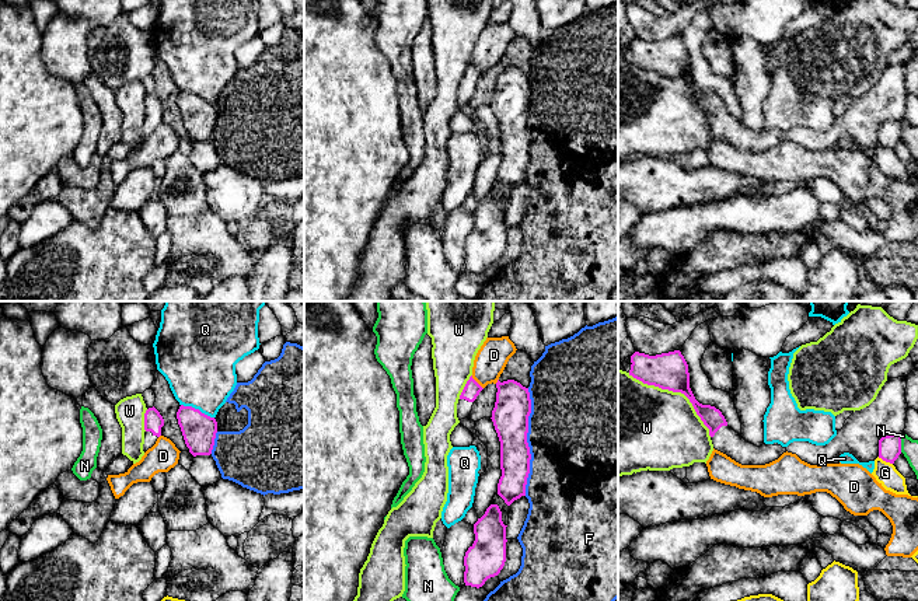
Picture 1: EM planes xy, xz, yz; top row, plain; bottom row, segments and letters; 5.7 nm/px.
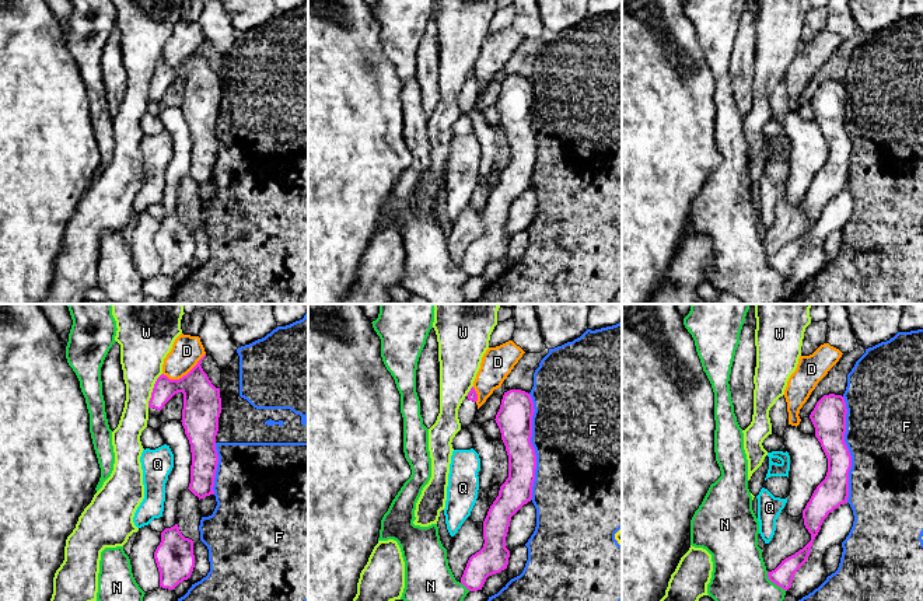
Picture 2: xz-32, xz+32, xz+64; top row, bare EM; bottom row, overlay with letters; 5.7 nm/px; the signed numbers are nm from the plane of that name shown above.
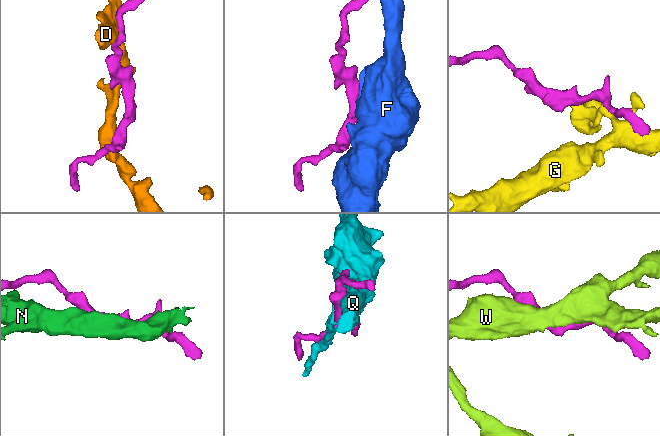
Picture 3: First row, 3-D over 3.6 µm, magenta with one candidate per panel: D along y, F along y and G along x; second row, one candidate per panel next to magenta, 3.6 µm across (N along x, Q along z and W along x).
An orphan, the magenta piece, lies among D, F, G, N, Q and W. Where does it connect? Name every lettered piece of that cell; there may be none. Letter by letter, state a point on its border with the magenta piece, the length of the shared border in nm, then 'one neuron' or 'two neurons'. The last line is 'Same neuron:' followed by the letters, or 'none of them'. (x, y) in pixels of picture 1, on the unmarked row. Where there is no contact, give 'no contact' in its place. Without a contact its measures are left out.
D: meets magenta in xz at (477, 69); contact 100 nm long; two neurons
F: meets magenta in xz at (526, 128); contact 600 nm long; two neurons
G: meets magenta in yz at (885, 146); contact 100 nm long; two neurons
N: meets magenta in yz at (900, 129); contact 100 nm long; two neurons
Q: meets magenta in xy at (198, 95); contact 200 nm long; two neurons
W: meets magenta in yz at (677, 77); contact 600 nm long; two neurons
Same neuron: none of them

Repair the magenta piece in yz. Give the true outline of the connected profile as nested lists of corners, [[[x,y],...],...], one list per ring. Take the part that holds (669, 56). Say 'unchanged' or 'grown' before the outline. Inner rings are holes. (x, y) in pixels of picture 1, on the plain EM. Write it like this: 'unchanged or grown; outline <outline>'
grown; outline [[[680,36],[649,42],[635,38],[631,42],[629,62],[648,71],[684,80],[697,101],[709,115],[713,134],[726,140],[741,151],[765,151],[778,146],[786,134],[762,130],[760,133],[746,127],[727,112],[722,98],[711,91],[699,90],[690,74],[688,50]]]

